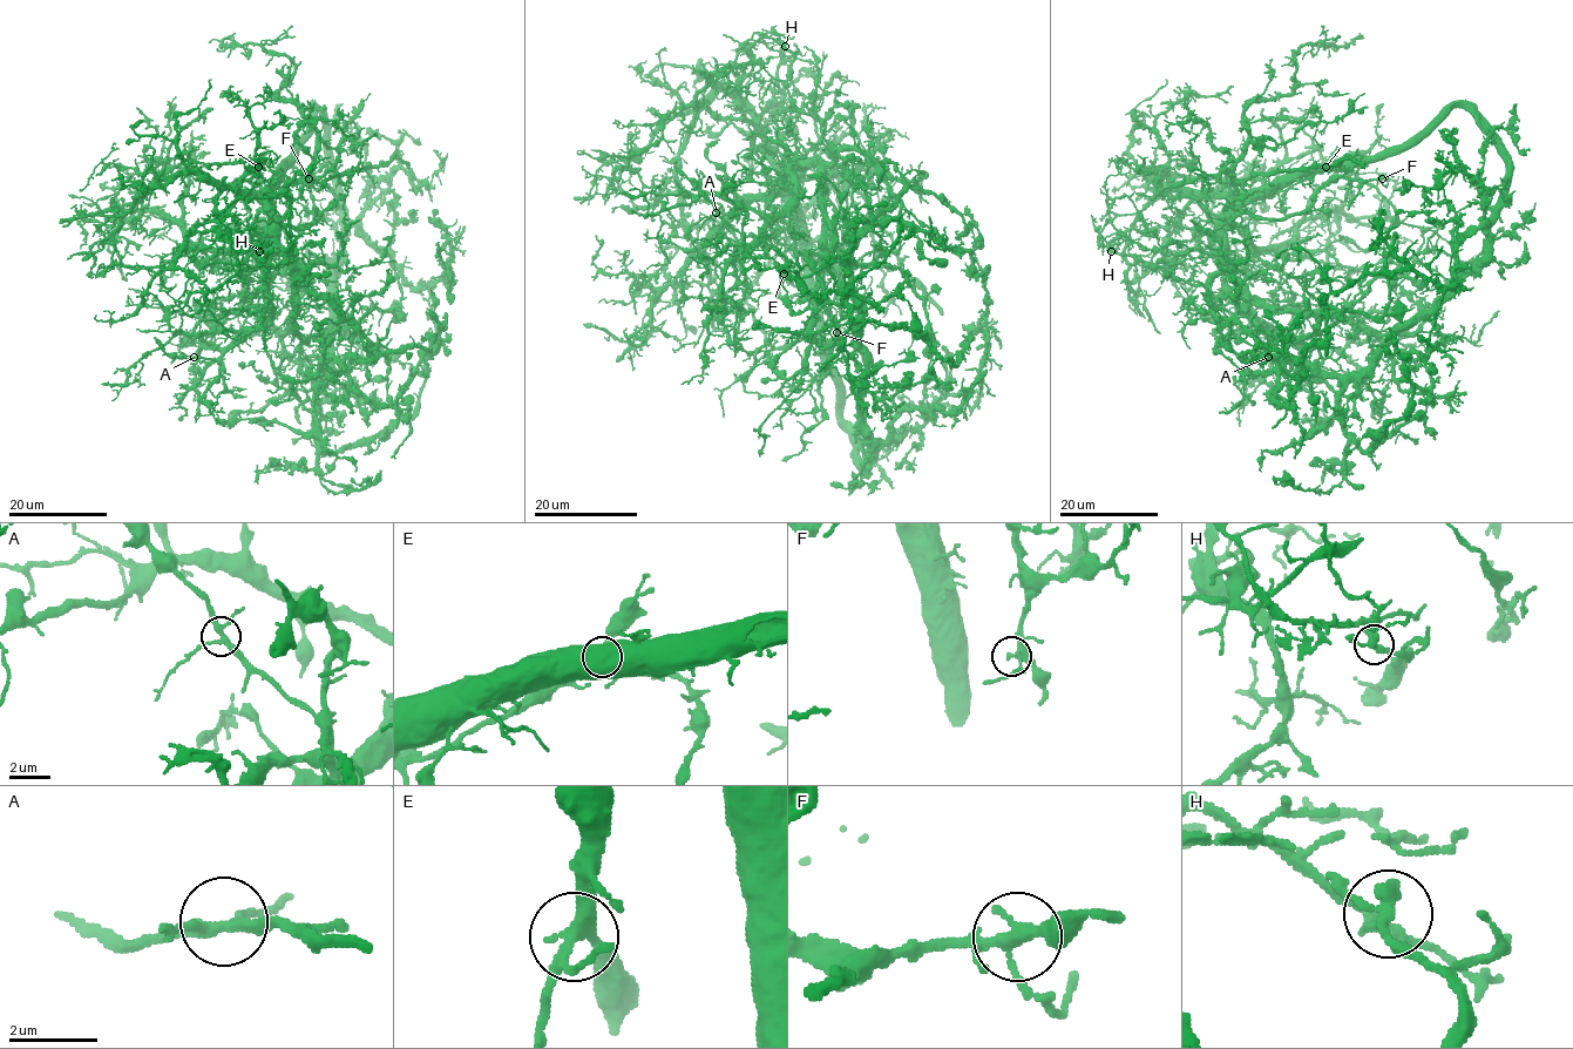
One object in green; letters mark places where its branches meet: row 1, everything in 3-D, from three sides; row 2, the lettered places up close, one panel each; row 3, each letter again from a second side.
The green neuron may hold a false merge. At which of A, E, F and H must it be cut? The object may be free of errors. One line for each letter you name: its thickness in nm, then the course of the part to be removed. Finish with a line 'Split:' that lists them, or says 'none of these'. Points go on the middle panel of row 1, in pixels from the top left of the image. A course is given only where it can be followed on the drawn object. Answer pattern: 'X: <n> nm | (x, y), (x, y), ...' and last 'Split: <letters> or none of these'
H: 260 nm | (785, 46), (754, 33), (739, 52), (740, 74), (763, 63), (740, 62), (729, 82), (756, 94)
Split: H

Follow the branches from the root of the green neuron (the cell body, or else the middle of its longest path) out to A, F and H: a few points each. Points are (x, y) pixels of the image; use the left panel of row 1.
A: (291, 153), (282, 162), (271, 197), (270, 258), (266, 265), (269, 315), (248, 326), (218, 361), (194, 357)
F: (291, 153), (282, 162), (271, 197), (271, 209), (284, 224), (300, 227), (317, 218), (312, 180), (309, 178)
H: (291, 153), (277, 175), (270, 214), (277, 241), (296, 251), (269, 266), (262, 264), (268, 255), (259, 251)

